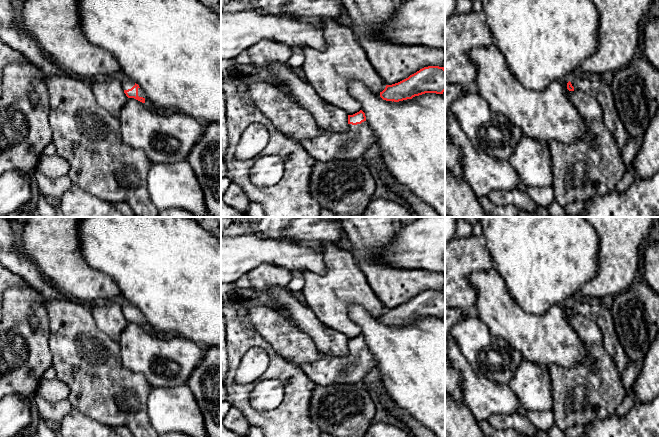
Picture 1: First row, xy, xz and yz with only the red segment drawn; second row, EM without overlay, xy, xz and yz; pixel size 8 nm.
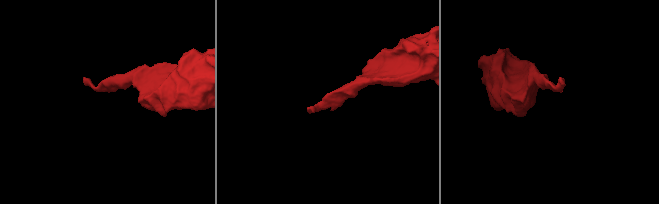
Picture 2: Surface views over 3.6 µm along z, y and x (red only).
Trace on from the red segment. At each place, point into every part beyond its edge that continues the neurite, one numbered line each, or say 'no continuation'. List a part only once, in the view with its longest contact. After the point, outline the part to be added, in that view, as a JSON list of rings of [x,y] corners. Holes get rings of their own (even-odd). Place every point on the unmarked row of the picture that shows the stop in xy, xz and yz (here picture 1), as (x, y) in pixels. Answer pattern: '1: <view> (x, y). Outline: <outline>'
1: xz (352, 368). Outline: [[[367,345],[357,349],[349,348],[348,354],[342,357],[321,354],[316,362],[299,366],[309,379],[322,386],[362,383],[363,378],[374,367],[376,361],[370,356]]]

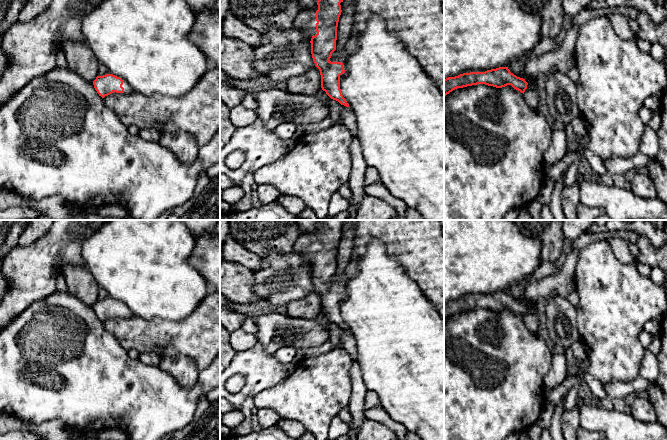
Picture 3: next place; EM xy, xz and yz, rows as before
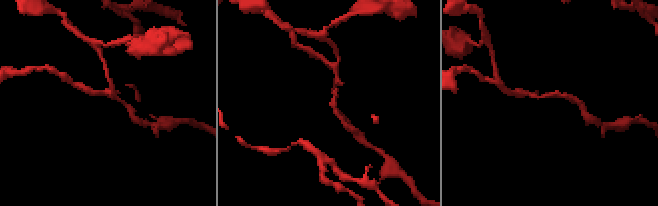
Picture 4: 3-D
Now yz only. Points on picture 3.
no continuation

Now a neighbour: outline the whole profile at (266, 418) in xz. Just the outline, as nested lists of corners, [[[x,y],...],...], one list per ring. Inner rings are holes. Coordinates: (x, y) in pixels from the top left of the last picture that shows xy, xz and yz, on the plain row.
[[[259,409],[256,417],[262,428],[269,428],[277,425],[277,423],[281,420],[277,413],[269,409]]]

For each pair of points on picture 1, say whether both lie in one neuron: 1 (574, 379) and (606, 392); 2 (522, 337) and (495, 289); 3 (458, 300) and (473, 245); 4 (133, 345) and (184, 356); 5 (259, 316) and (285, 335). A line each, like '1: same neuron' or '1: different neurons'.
1: same neuron
2: same neuron
3: same neuron
4: same neuron
5: same neuron

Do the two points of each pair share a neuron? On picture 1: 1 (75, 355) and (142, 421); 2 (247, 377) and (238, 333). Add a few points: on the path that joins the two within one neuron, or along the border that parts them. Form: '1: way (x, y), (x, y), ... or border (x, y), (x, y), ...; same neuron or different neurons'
1: way (94, 374), (114, 394), (122, 395), (132, 404); same neuron
2: border (264, 348), (251, 347), (246, 352), (234, 379); different neurons

